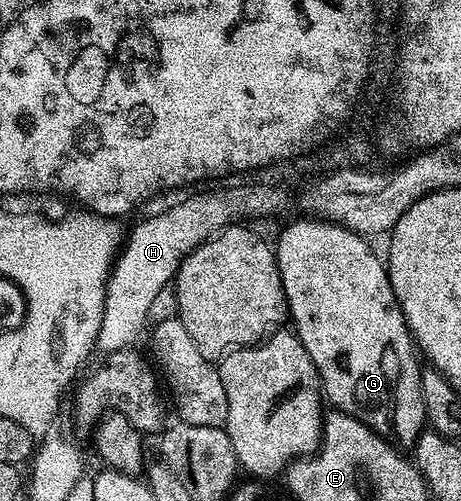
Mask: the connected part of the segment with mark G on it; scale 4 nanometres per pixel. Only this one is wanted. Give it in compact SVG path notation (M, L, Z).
M317 217L301 218L288 224L279 233L276 258L286 294L288 315L292 323L294 319L293 330L304 349L308 349L312 365L316 365L325 402L333 410L356 417L399 448L413 448L427 426L422 396L423 368L418 367L416 344L410 338L406 318L396 301L396 293L392 293L387 264L378 260L377 253L366 244L369 242L355 231Z

